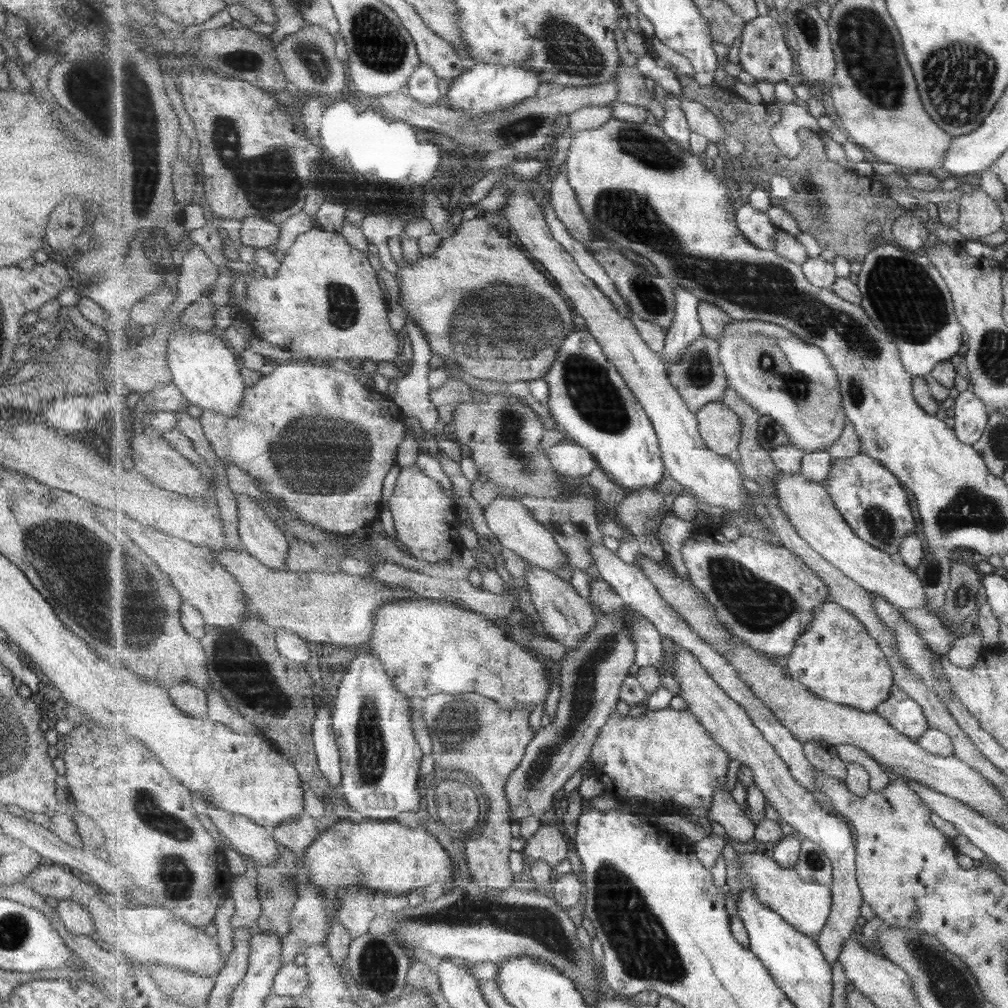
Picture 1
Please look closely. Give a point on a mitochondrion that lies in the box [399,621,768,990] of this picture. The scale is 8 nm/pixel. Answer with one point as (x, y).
(644, 950)

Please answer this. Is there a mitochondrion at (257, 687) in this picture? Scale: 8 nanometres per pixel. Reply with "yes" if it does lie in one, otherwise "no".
yes

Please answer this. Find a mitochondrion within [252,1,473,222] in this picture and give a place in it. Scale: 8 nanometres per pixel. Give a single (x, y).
(378, 44)

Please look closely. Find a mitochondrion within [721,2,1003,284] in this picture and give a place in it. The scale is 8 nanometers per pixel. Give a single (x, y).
(959, 79)

